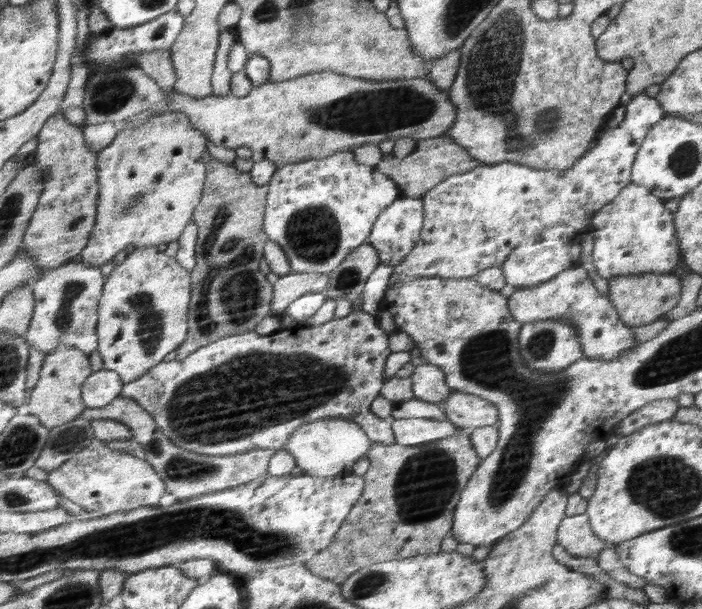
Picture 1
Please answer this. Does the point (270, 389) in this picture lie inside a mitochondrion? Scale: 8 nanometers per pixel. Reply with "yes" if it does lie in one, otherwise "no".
yes

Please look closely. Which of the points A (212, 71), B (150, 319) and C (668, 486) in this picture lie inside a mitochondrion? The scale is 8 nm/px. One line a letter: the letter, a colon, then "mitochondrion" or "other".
A: other
B: mitochondrion
C: mitochondrion

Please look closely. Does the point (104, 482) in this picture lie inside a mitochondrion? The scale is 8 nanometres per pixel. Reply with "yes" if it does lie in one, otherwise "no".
no

